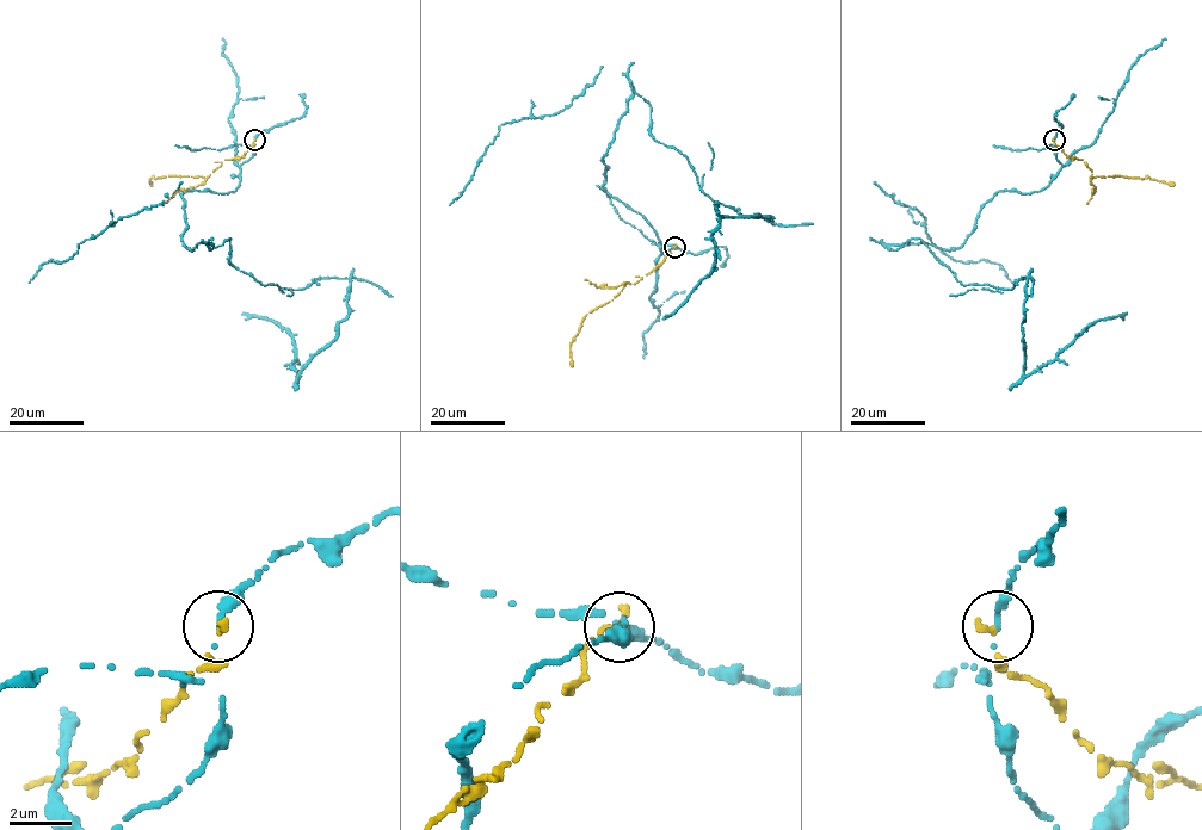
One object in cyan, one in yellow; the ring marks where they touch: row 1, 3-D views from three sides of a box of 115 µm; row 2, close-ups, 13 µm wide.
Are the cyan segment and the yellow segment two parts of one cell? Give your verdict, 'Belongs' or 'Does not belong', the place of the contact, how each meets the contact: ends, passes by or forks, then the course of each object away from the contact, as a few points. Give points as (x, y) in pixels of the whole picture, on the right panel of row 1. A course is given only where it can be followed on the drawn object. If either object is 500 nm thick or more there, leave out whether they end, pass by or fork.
Does not belong. Place: (1054, 140). At the ring cyan ends. At the ring yellow ends. Course of cyan: (1054, 140), (1046, 187), (959, 247), (885, 246), (1029, 278), (1025, 376), (1127, 314). Course of yellow: (1054, 140), (1066, 155), (1083, 159), (1091, 171), (1091, 178), (1148, 177), (1175, 184)

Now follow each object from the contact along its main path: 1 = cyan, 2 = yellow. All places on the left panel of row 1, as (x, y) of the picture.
1: (254, 140), (234, 191), (182, 194), (186, 247), (351, 283), (300, 376), (242, 314)
2: (254, 140), (244, 155), (226, 159), (207, 178), (152, 177), (150, 184)

